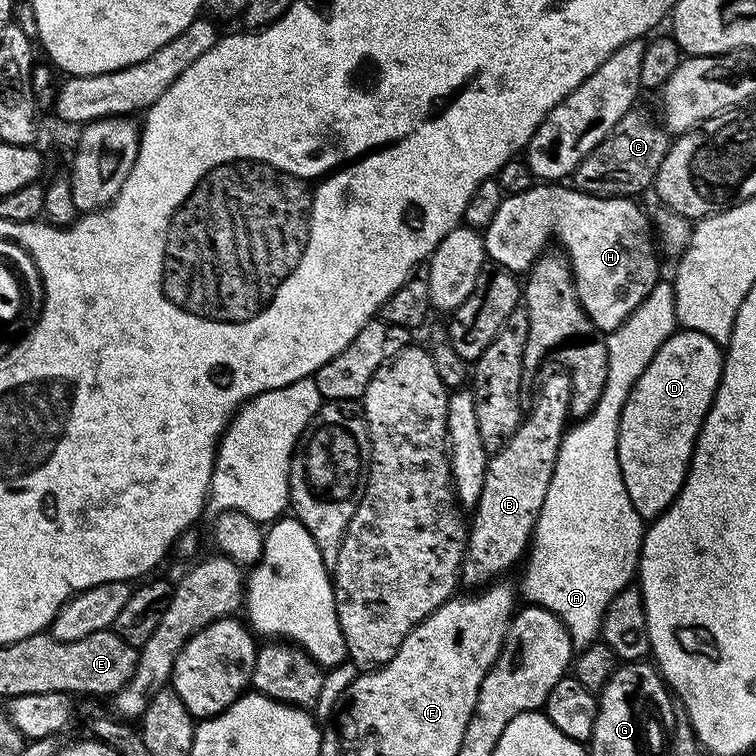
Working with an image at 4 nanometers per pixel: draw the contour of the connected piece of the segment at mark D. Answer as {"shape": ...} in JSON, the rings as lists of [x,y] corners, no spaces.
{"shape":[[[673,334],[662,342],[661,348],[628,392],[620,411],[618,466],[622,470],[622,482],[626,482],[626,494],[630,494],[634,510],[638,510],[641,520],[645,522],[651,522],[662,515],[682,490],[684,480],[688,477],[688,465],[692,462],[692,451],[696,448],[696,439],[700,437],[700,427],[704,424],[704,416],[716,397],[720,374],[724,370],[724,358],[721,345],[709,336]]]}

